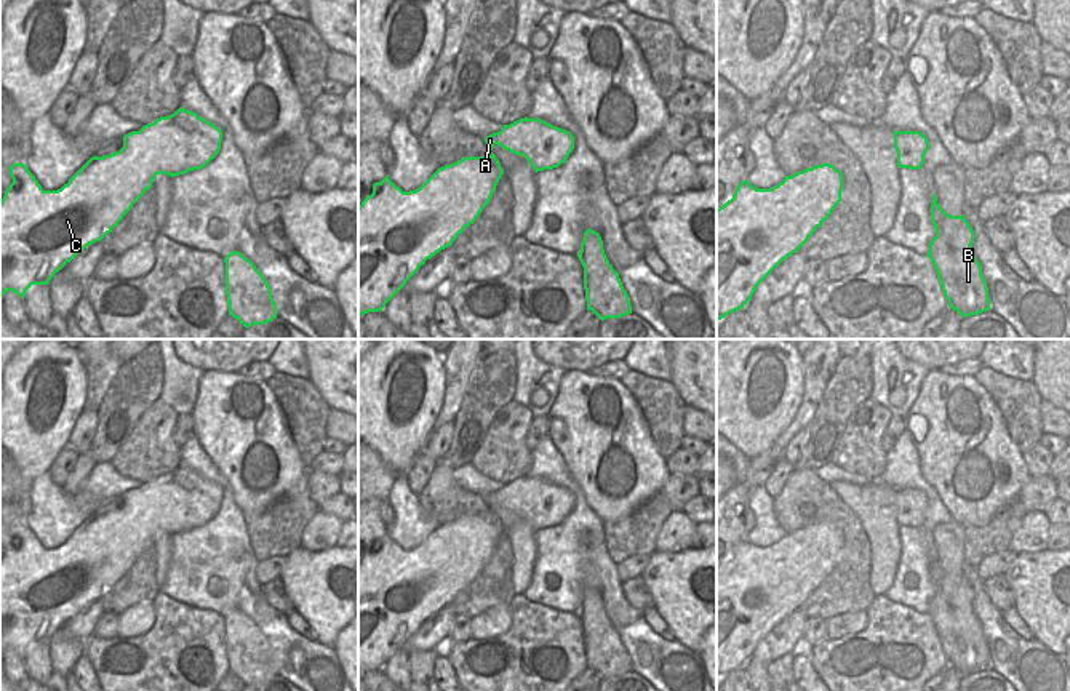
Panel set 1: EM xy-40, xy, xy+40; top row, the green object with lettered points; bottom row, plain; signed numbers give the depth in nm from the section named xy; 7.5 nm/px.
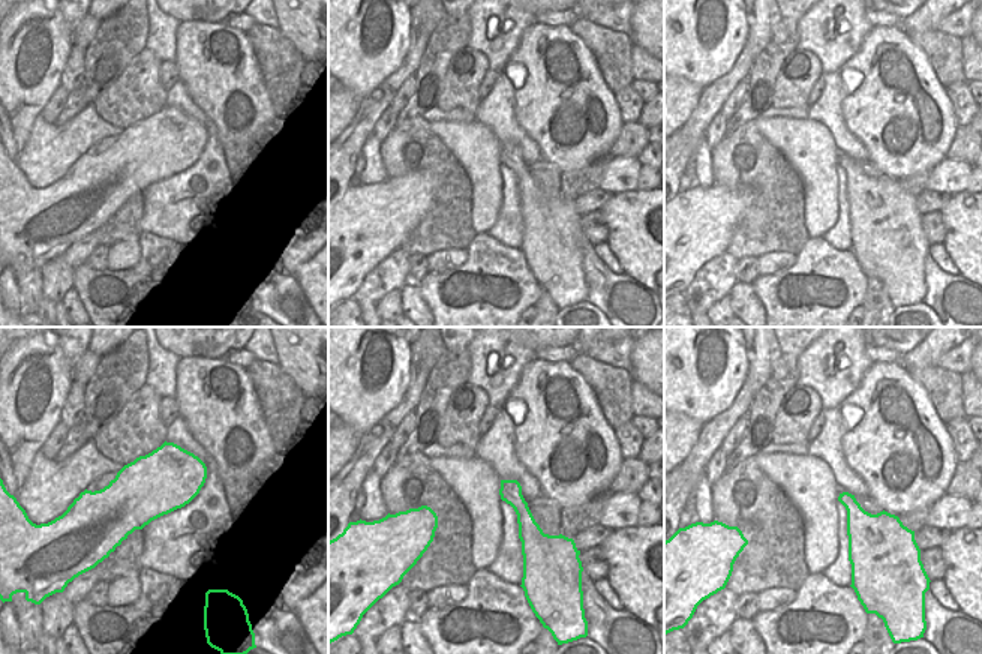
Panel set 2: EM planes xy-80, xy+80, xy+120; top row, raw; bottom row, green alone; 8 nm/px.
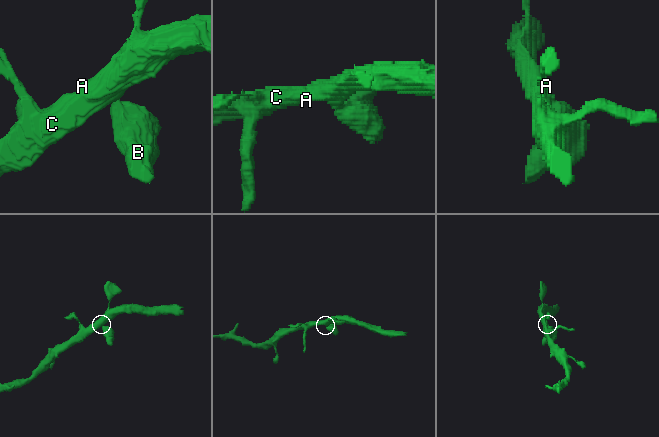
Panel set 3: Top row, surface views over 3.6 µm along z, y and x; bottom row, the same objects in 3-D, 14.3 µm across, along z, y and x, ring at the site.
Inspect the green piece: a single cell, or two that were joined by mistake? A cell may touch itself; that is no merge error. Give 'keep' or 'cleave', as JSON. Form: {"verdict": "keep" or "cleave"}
{"verdict": "keep"}

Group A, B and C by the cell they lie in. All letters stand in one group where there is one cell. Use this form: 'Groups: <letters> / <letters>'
Groups: A B C

